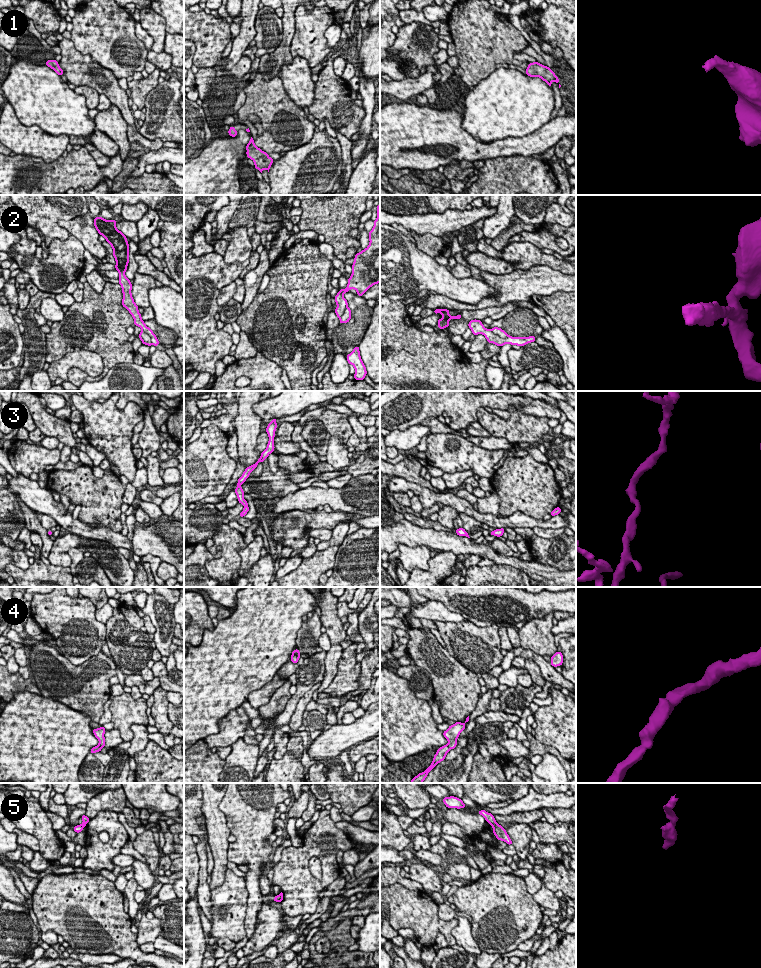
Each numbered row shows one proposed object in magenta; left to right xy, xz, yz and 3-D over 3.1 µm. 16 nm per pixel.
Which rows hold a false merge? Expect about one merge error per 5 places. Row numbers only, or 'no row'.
2

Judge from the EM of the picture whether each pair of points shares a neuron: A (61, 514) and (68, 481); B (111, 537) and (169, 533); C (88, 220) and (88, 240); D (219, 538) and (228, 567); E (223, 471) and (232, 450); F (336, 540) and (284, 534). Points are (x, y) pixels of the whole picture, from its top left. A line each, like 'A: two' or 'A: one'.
A: two
B: one
C: one
D: one
E: two
F: two

